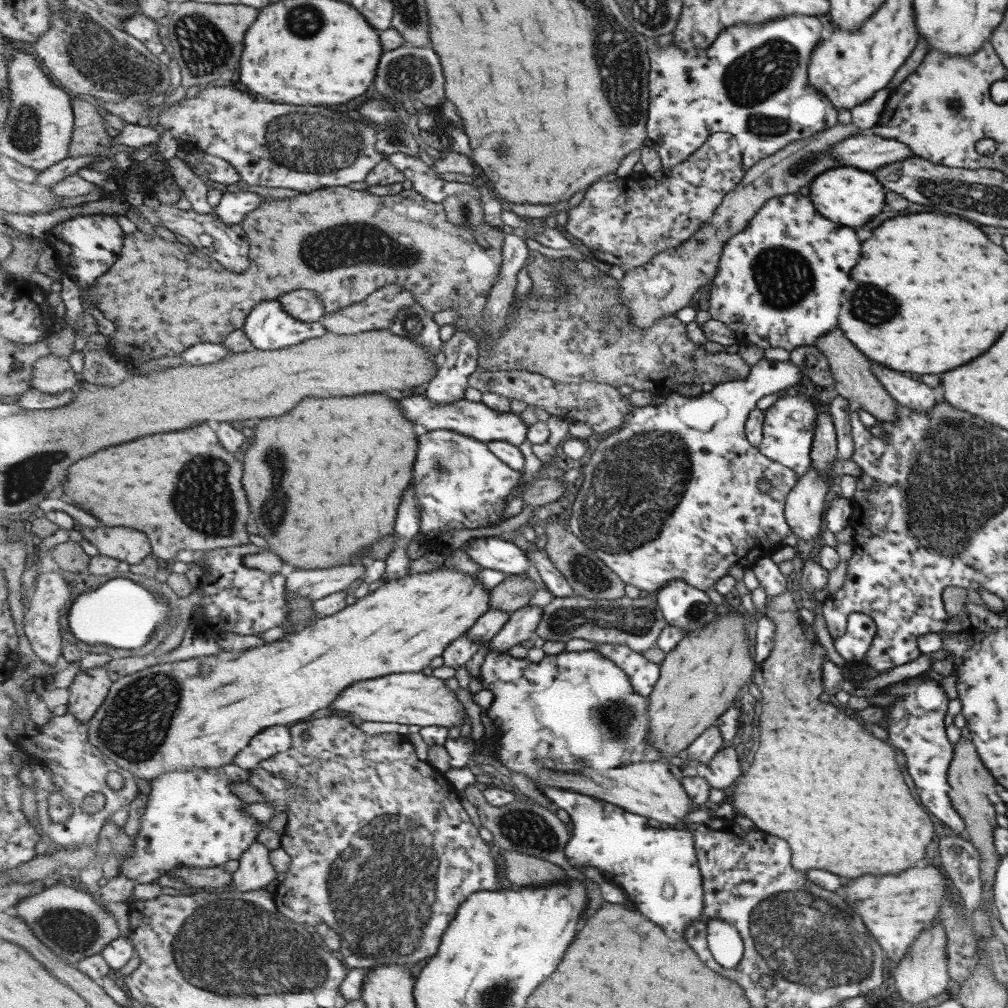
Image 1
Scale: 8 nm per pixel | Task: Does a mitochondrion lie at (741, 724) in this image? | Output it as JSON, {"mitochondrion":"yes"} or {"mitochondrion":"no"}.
{"mitochondrion":"no"}

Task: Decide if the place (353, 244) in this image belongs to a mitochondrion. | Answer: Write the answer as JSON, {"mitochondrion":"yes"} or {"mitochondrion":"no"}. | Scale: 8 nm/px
{"mitochondrion":"yes"}

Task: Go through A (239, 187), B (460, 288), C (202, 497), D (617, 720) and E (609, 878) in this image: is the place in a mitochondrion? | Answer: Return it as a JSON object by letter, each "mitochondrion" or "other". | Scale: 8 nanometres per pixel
{"A":"other","B":"mitochondrion","C":"mitochondrion","D":"mitochondrion","E":"other"}

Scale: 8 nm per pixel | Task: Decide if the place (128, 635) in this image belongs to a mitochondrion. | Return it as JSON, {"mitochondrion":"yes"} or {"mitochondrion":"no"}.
{"mitochondrion":"no"}

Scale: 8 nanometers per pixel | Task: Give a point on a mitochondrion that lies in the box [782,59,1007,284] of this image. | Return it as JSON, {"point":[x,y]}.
{"point":[954,108]}

